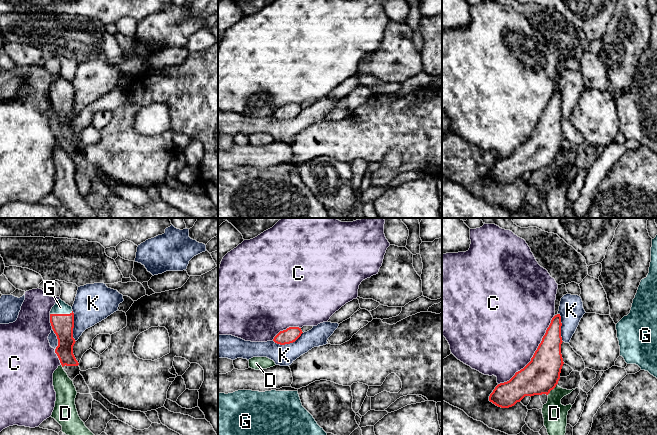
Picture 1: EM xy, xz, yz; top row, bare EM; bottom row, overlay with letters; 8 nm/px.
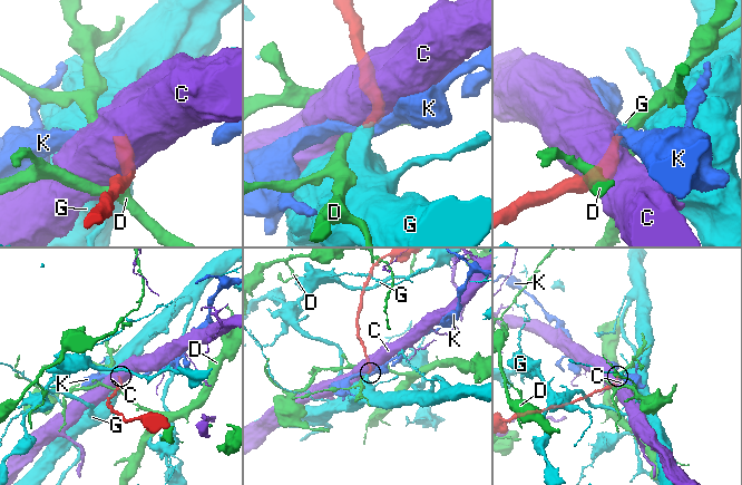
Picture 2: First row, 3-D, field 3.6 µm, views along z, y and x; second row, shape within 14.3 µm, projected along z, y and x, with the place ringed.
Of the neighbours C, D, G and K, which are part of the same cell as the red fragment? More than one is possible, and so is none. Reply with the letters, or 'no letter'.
G

